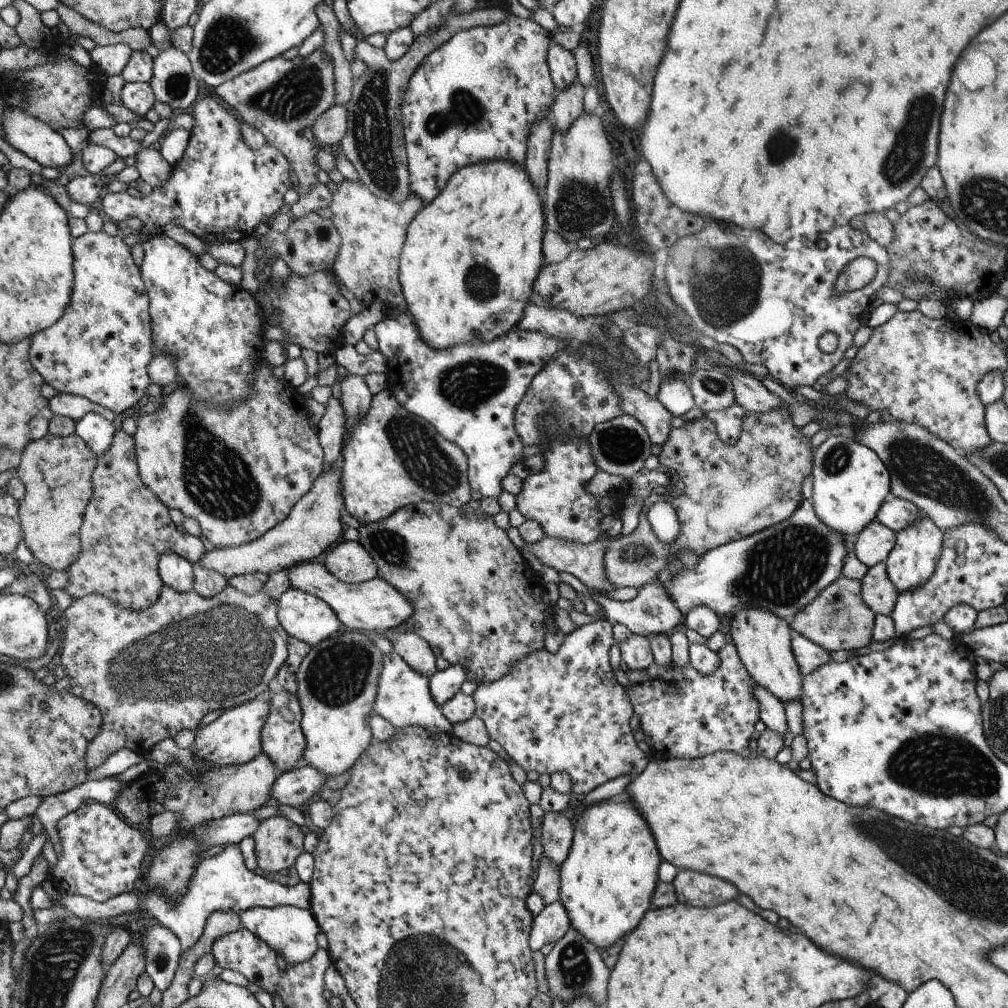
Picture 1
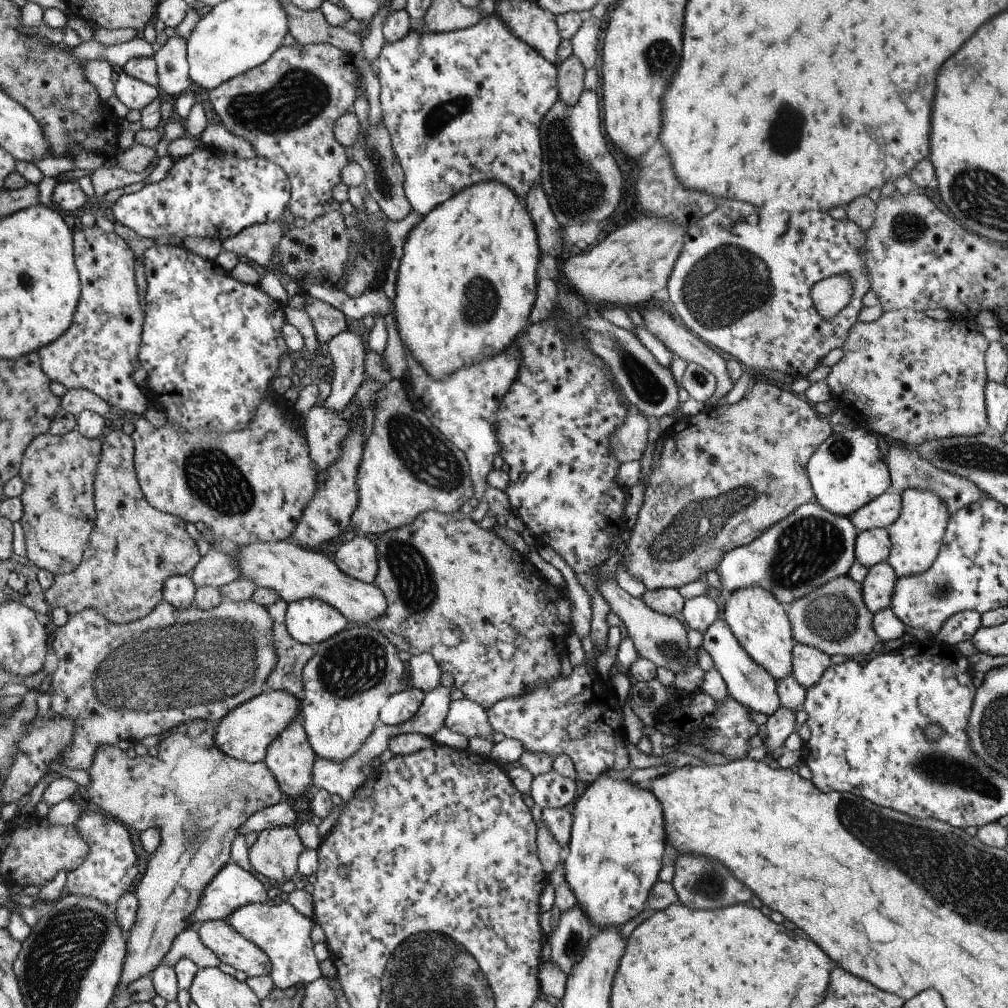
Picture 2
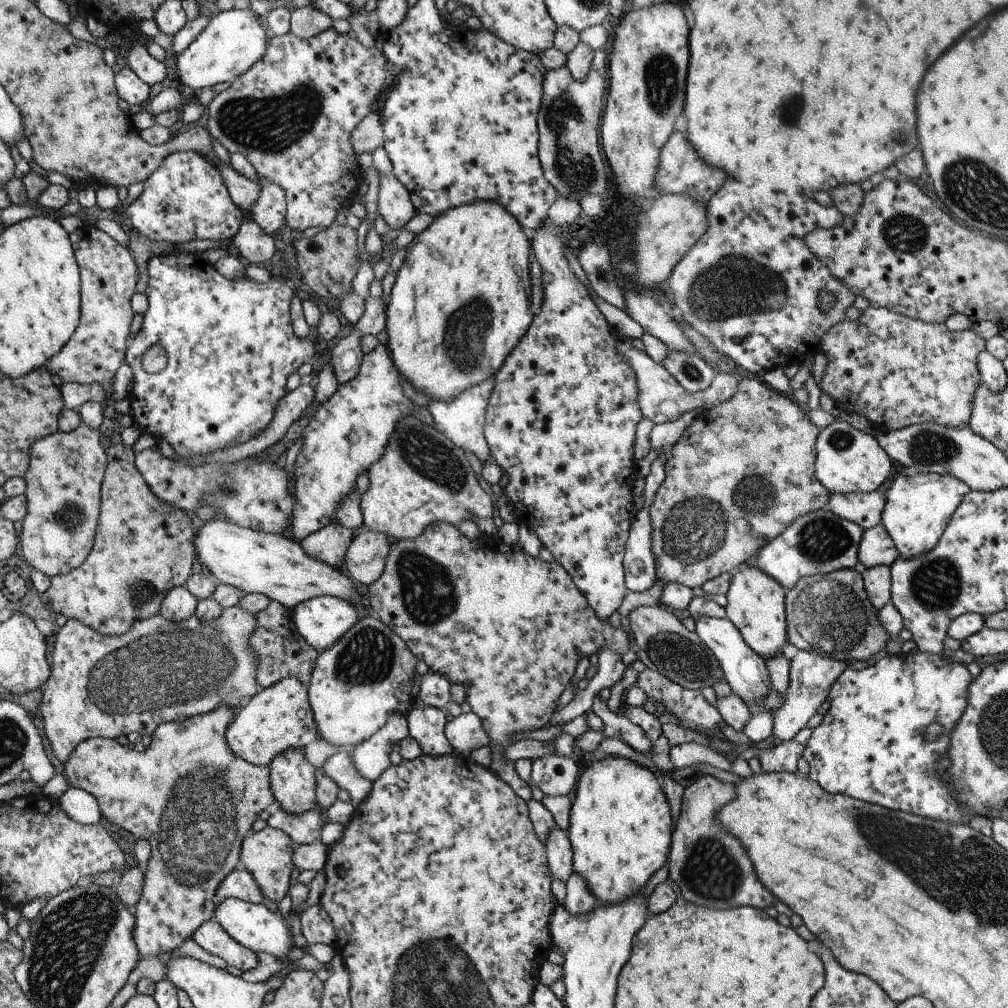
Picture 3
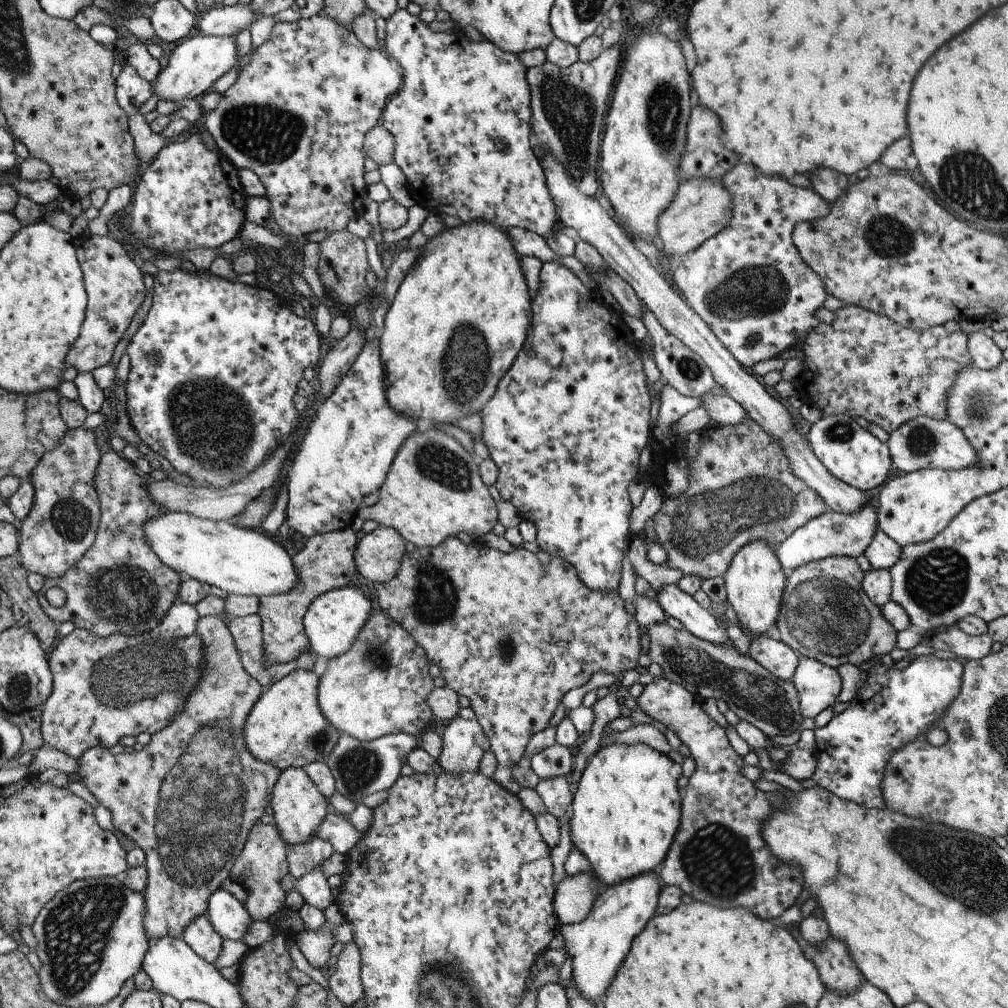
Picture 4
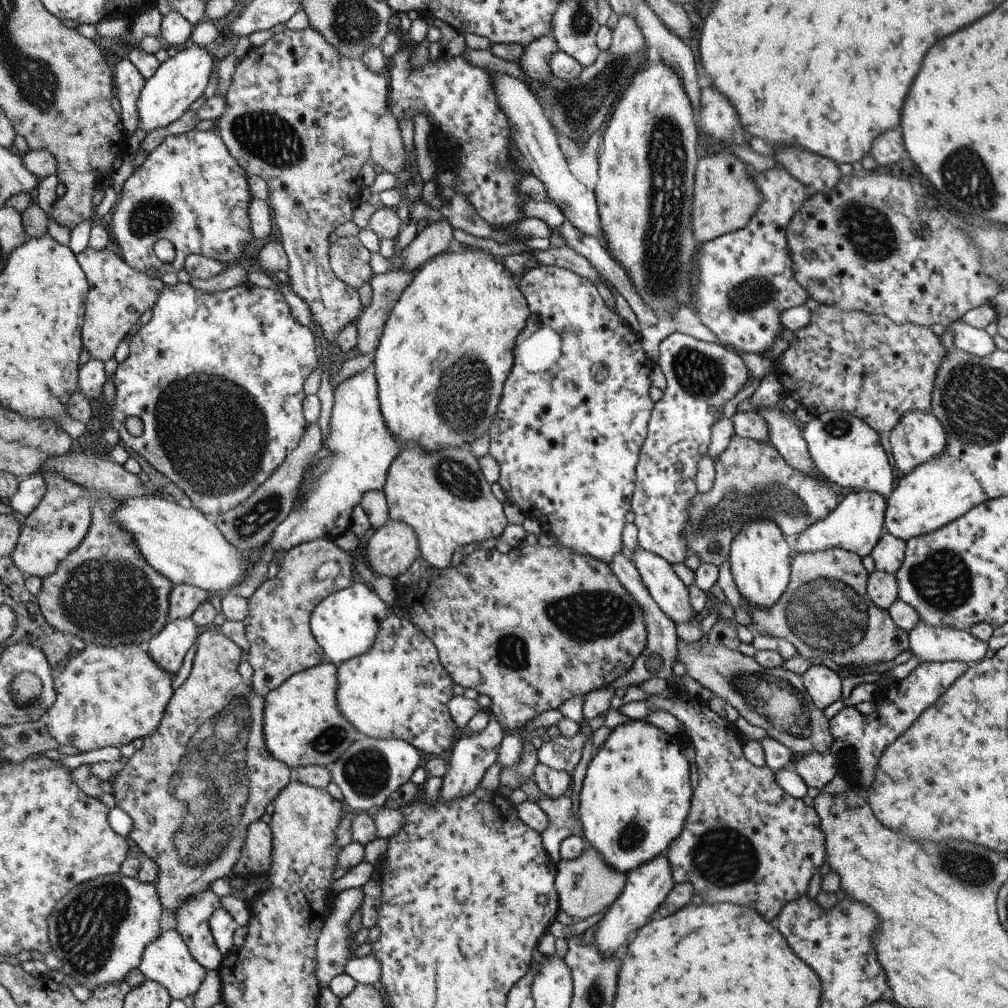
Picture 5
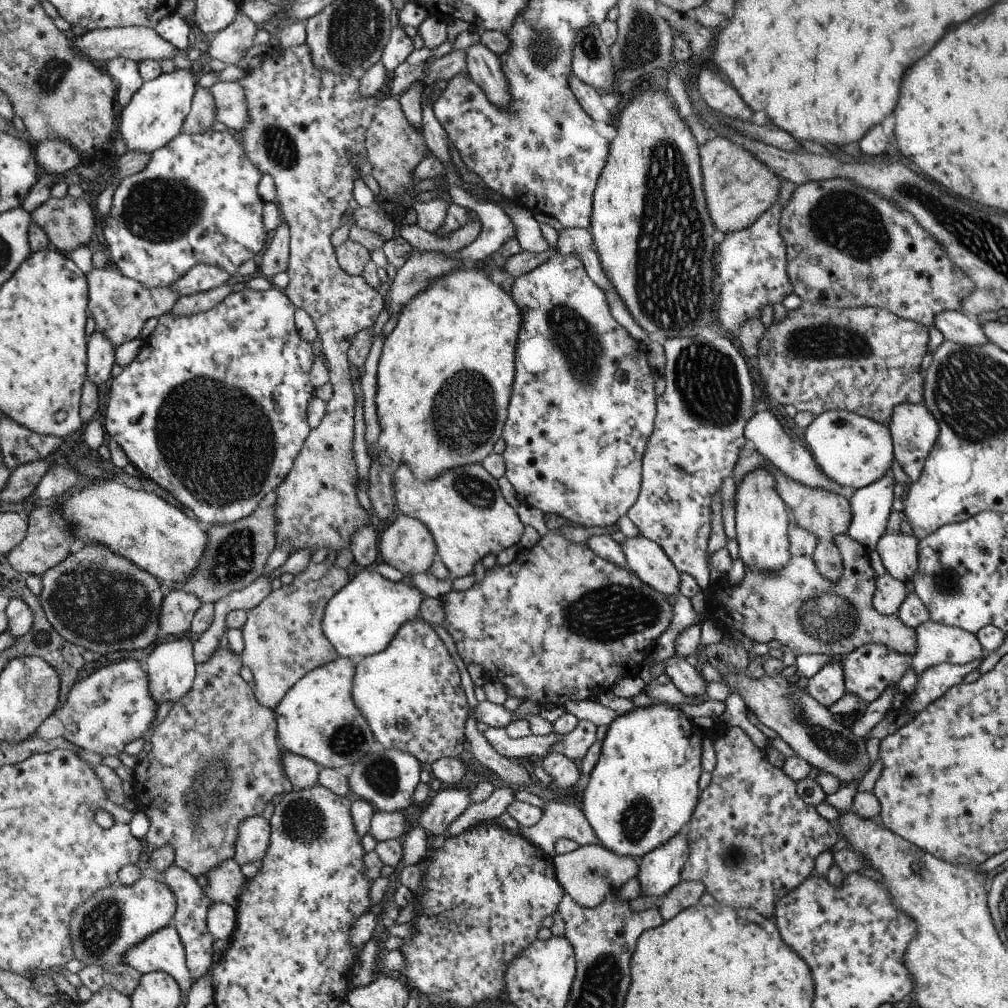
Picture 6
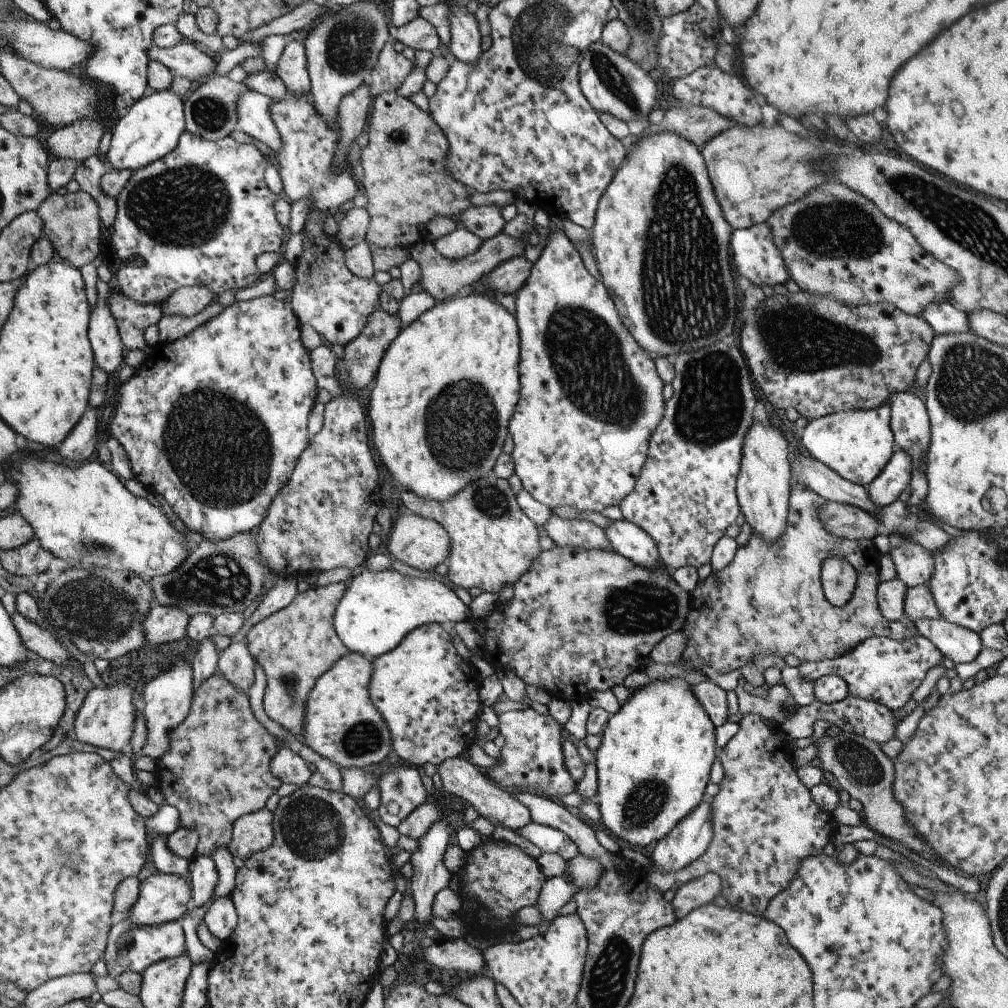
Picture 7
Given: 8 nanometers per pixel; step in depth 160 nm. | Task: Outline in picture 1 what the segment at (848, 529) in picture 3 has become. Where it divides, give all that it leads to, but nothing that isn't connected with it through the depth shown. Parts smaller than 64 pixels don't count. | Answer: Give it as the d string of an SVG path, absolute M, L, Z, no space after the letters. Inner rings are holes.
M804 499L798 510L788 520L750 537L708 550L704 556L700 556L698 564L693 569L682 567L680 571L673 574L669 584L662 584L662 586L670 594L670 598L676 602L682 616L686 616L696 606L706 606L718 616L730 617L742 608L754 606L754 608L770 610L770 613L780 616L788 625L791 625L794 621L793 616L804 610L822 590L841 576L842 568L848 557L846 544L844 544L846 539L838 532L834 532L832 528L822 524L812 504Z

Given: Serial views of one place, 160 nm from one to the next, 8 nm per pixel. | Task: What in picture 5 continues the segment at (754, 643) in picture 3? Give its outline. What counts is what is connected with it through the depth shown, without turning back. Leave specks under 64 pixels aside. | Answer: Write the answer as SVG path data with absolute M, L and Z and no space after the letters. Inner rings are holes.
M758 516L746 524L731 543L729 555L730 570L741 602L764 610L774 606L788 587L793 555L782 530L772 520Z

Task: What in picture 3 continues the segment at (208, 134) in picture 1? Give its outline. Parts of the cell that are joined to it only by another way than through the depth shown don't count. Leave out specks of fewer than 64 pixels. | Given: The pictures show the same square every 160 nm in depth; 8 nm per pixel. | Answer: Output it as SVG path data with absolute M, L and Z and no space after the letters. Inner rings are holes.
M176 151L170 153L156 172L143 182L140 196L126 210L128 224L150 240L172 242L175 245L190 240L232 239L244 222L244 212L230 199L230 193L223 181L218 165L196 151ZM258 177L256 182L263 188L261 195L254 206L252 216L260 228L266 233L274 234L282 224L285 224L286 199L285 190L280 185Z

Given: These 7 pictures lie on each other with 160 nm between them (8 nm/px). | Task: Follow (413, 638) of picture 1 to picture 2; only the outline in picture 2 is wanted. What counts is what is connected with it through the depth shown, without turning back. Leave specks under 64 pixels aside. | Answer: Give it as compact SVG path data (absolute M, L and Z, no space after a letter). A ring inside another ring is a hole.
M422 652L416 656L412 655L408 665L410 666L409 685L426 694L441 684L442 671L428 652Z

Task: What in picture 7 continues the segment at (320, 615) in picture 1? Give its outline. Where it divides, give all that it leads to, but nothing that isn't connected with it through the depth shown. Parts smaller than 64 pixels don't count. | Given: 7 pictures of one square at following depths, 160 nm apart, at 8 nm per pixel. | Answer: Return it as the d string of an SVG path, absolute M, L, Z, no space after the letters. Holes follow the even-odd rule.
M394 569L375 573L364 570L352 578L350 586L338 603L334 613L334 628L350 652L363 654L367 659L373 660L396 649L406 636L419 626L432 623L453 624L458 621L468 621L471 618L470 607L464 604L454 591L438 580L409 577Z

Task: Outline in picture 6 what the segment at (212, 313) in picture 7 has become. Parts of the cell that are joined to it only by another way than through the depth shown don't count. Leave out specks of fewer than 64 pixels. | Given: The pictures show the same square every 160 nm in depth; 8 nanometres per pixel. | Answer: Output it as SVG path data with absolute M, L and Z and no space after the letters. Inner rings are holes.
M223 284L212 290L180 297L171 309L174 317L189 317L193 314L206 312L222 302L230 293L232 286Z

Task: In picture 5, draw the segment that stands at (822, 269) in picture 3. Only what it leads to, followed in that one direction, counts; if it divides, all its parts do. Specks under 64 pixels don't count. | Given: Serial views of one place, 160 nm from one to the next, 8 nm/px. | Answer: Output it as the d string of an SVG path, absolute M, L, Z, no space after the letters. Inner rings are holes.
M781 165L765 172L749 167L748 172L760 194L760 206L740 230L698 246L692 307L724 348L737 355L762 355L785 329L780 319L782 312L799 307L810 298L792 271L786 230L813 192Z

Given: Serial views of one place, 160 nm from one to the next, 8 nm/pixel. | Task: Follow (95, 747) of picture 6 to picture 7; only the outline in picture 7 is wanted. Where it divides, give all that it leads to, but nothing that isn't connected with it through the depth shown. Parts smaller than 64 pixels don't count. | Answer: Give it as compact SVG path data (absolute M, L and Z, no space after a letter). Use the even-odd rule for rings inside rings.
M126 684L107 686L106 689L93 688L82 703L75 718L73 736L80 742L91 744L96 748L122 752L122 748L130 742L132 722L134 722L134 704L132 704L132 688Z

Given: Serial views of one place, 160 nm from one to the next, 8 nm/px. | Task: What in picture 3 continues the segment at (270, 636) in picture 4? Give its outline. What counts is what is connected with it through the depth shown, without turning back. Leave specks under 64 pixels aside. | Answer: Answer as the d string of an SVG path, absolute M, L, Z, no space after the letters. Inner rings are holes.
M332 524L309 534L300 543L310 558L340 570L339 567L346 562L348 550L353 544L354 533L348 527Z

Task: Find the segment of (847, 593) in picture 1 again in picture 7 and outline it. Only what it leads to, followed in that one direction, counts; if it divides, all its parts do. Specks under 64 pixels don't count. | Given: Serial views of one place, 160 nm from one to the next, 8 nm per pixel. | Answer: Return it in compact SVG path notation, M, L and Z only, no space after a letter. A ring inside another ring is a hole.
M802 483L794 484L789 494L789 513L783 533L775 541L768 542L762 535L752 533L748 542L737 548L732 562L720 570L713 570L705 580L697 582L689 593L686 627L681 630L687 641L680 663L689 663L695 670L710 666L724 674L754 663L757 654L773 654L782 658L792 654L801 661L821 661L848 653L868 637L903 639L919 634L914 621L908 616L898 622L891 622L882 616L877 601L878 566L882 554L874 540L853 541L830 534L819 517L819 509L826 501L810 487ZM832 557L844 558L857 572L855 591L843 607L832 606L823 593L821 568Z

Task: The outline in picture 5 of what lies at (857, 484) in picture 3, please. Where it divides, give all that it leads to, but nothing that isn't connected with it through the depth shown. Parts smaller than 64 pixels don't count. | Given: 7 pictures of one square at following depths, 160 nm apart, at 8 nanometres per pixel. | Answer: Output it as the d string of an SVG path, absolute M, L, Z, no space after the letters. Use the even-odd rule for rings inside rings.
M825 411L806 424L803 434L814 466L829 482L846 490L876 492L888 500L894 490L894 472L880 436L866 422L847 411Z

